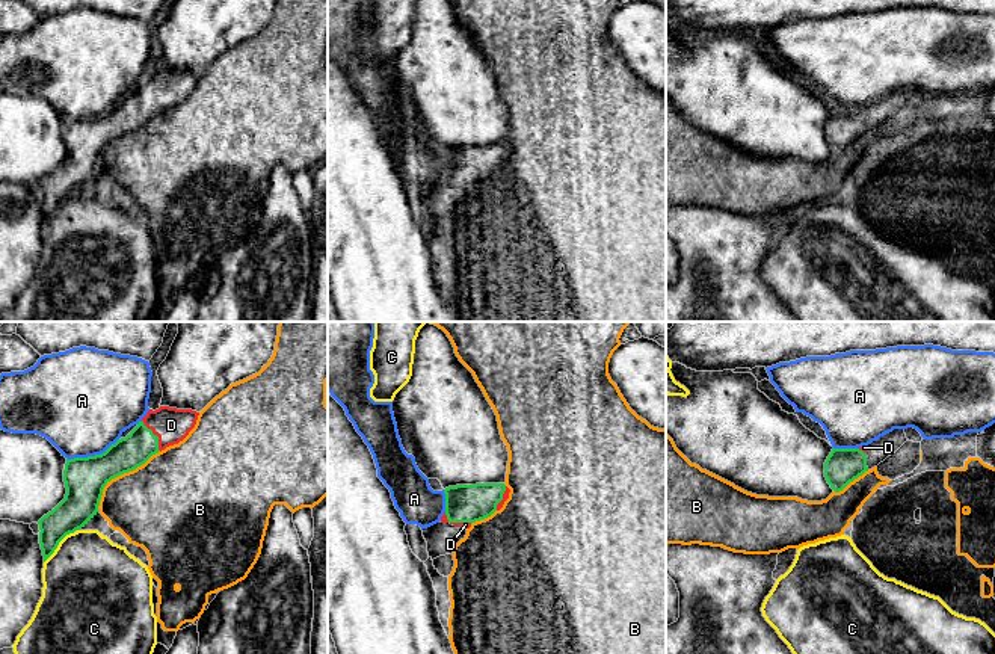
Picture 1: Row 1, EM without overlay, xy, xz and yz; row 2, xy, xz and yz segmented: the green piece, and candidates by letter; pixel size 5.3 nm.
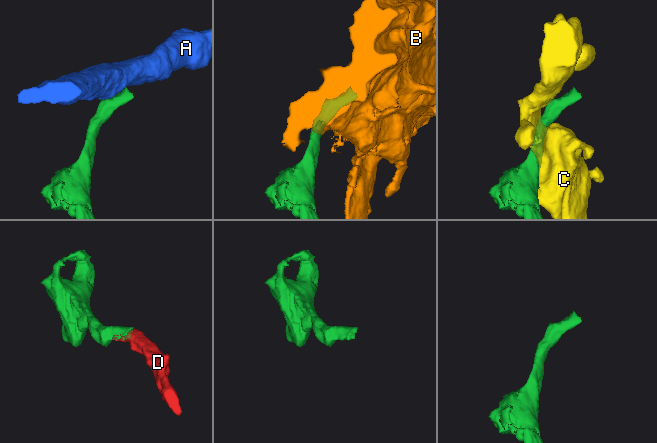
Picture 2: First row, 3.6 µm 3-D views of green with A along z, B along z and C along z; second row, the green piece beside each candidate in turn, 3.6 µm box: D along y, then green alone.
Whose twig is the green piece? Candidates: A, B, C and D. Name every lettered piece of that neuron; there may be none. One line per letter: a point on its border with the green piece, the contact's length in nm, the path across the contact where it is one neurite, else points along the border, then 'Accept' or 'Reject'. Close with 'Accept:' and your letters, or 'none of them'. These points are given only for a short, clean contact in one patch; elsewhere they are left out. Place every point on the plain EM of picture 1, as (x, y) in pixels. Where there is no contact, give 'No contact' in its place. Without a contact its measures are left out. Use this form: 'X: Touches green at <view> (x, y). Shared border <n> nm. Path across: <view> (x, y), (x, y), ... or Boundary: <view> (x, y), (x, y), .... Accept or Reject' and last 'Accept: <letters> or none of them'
A: Touches green at xy (92, 118). Shared border 300 nm. Boundary: xy (118, 100), (100, 115), (67, 121). Reject
B: Touches green at xy (121, 135). Shared border 460 nm. Reject
C: Touches green at xy (58, 206). Shared border 240 nm. Reject
D: Touches green at xy (156, 97). Shared border 190 nm. Path across: xy (127, 115), (156, 97), (171, 86). Accept
Accept: D

